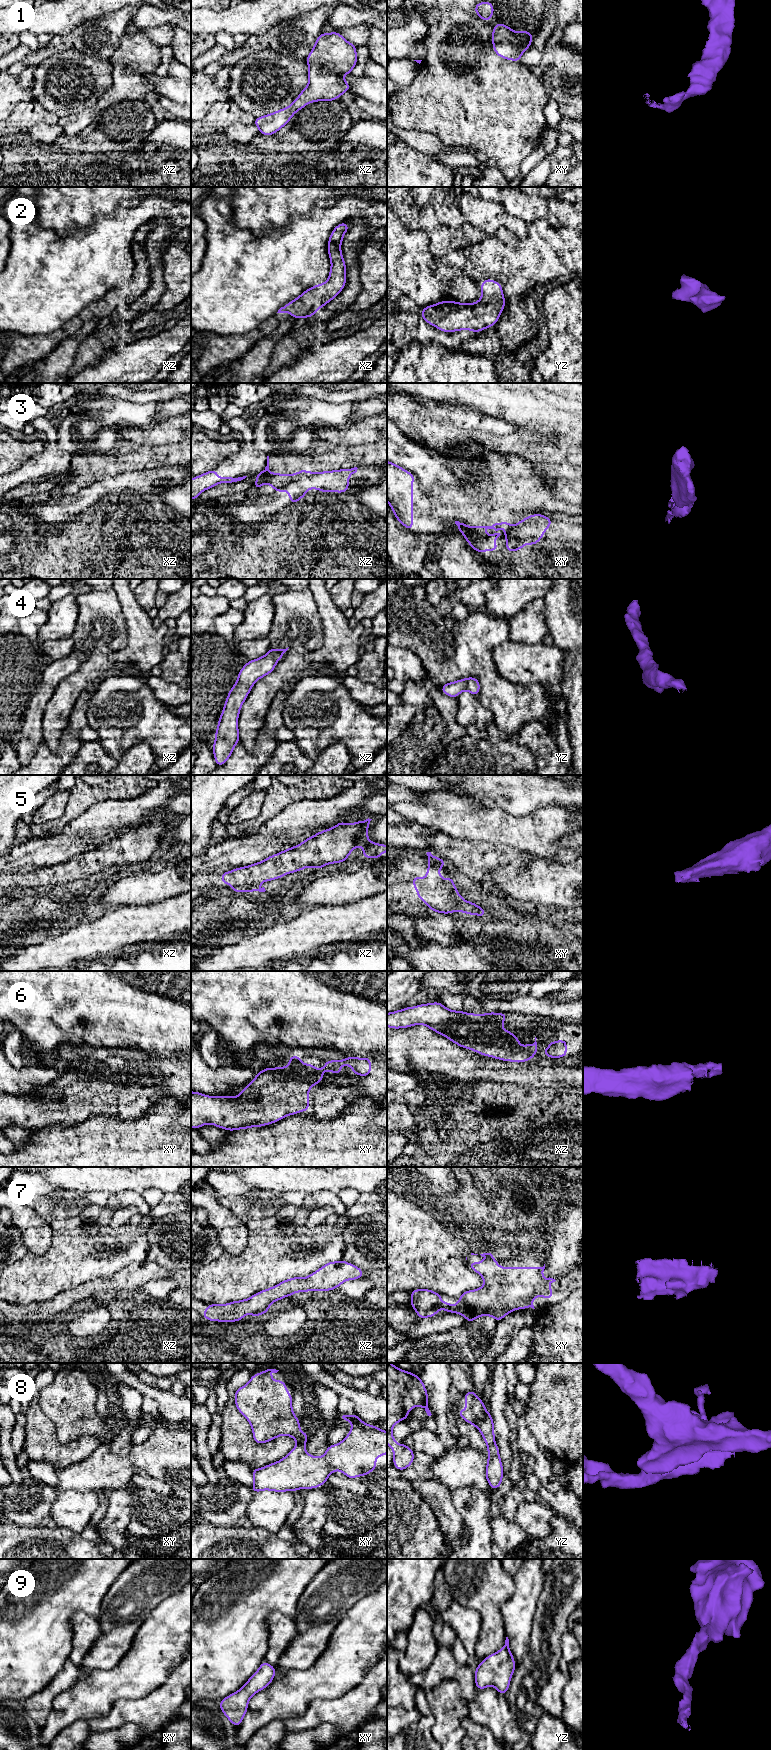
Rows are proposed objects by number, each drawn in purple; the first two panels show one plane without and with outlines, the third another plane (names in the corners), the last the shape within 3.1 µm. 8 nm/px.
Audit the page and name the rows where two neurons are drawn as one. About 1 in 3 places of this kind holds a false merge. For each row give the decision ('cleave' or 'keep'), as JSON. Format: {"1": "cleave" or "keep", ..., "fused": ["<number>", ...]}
{"1": "keep", "2": "keep", "3": "cleave", "4": "keep", "5": "keep", "6": "keep", "7": "keep", "8": "cleave", "9": "keep", "fused": ["3", "8"]}

